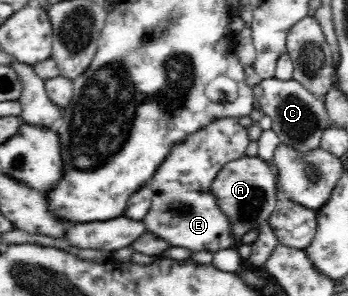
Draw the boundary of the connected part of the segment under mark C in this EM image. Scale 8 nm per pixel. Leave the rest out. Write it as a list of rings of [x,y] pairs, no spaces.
[[[264,77],[253,87],[253,93],[262,112],[272,119],[272,130],[280,138],[281,143],[293,147],[300,155],[318,149],[322,133],[329,125],[324,99],[308,92],[308,89],[294,79],[283,81],[274,77]]]

